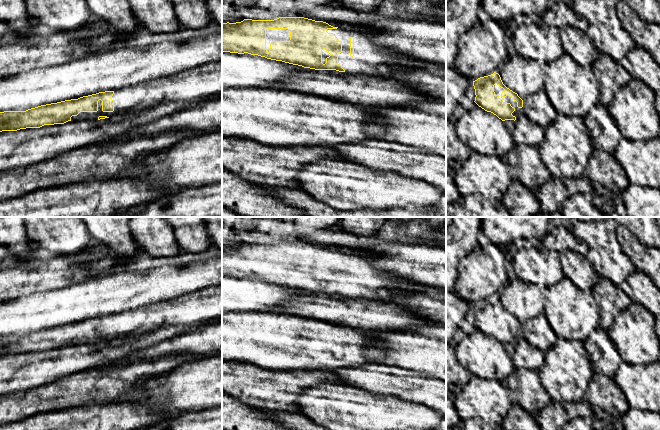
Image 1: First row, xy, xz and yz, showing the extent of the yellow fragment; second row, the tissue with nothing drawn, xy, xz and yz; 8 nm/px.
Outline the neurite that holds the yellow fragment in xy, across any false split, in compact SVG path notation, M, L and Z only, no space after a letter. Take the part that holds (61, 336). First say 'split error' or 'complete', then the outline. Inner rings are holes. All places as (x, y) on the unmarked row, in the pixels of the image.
split error; M218 285L114 315L41 329L26 335L0 336L0 356L40 352L75 344L96 345L168 326L221 318L222 285Z

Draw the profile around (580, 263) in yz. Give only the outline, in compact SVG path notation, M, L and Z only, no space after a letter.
M568 250L560 253L560 260L564 276L582 291L590 293L599 276L586 256Z

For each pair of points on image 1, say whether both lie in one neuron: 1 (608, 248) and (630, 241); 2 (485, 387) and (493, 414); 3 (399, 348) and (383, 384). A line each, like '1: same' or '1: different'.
1: different
2: same
3: different

